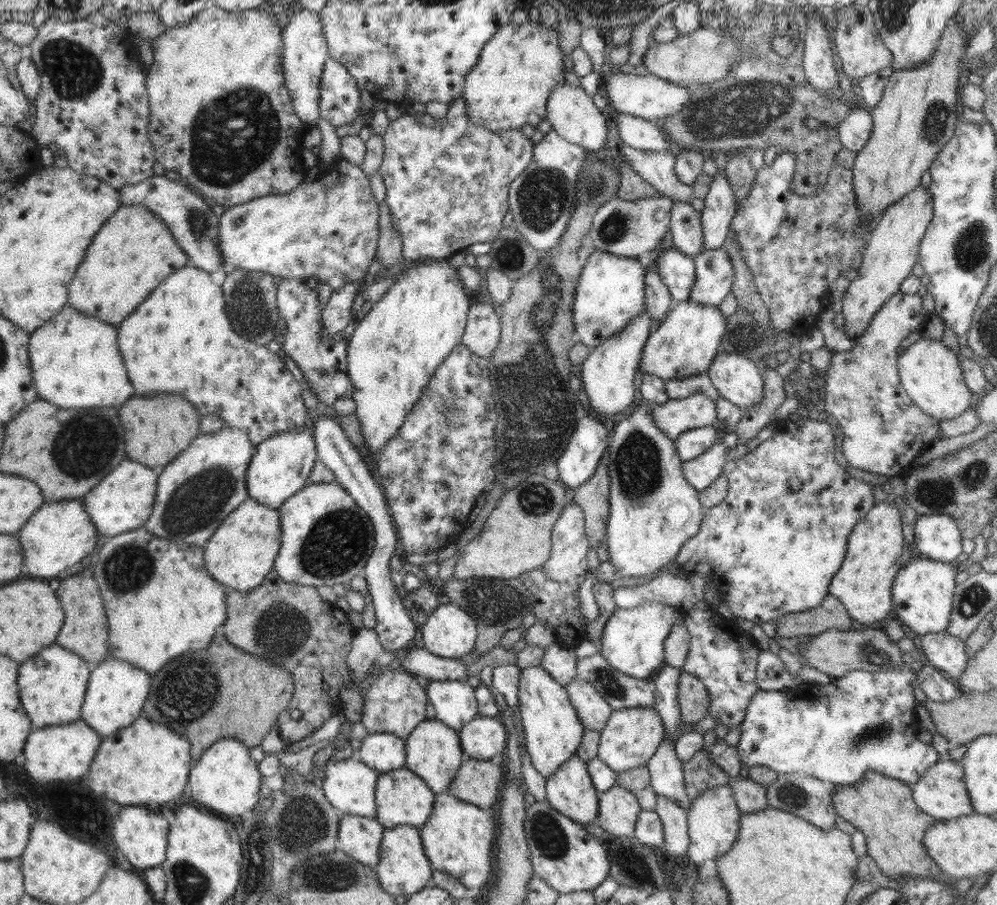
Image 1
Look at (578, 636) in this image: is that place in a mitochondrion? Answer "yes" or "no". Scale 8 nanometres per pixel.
no

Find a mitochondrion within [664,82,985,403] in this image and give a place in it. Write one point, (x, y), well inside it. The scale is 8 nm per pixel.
(935, 120)

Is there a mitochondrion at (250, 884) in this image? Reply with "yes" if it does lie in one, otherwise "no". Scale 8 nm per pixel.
yes

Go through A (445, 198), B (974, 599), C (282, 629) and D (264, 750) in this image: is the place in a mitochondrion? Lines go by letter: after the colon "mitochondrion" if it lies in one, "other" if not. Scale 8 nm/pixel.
A: other
B: mitochondrion
C: mitochondrion
D: other

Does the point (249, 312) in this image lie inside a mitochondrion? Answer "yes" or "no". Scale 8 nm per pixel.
yes

